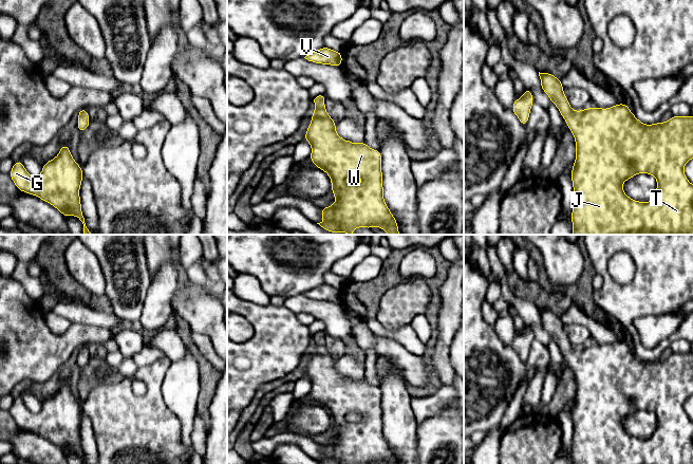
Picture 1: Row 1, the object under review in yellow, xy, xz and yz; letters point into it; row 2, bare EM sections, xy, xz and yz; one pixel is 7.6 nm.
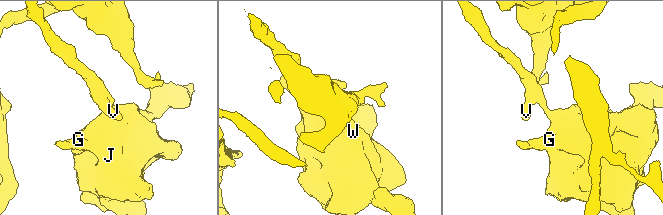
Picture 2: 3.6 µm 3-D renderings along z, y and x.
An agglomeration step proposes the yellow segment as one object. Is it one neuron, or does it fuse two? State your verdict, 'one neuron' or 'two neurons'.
one neuron

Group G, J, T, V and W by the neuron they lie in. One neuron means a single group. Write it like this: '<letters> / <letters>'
G J T V W

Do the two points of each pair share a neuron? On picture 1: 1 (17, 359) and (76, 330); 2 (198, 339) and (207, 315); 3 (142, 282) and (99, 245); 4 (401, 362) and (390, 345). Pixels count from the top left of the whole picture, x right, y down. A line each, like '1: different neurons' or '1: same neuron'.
1: same neuron
2: different neurons
3: same neuron
4: same neuron

